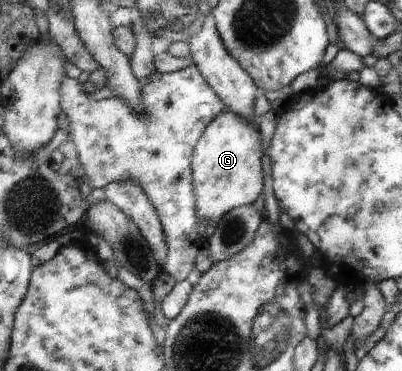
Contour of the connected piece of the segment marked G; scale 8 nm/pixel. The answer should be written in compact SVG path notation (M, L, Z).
M224 110L204 128L192 154L191 168L194 178L192 185L198 199L197 212L201 217L202 233L205 236L213 235L218 228L218 223L235 206L252 205L257 198L260 198L259 194L263 190L261 158L264 154L265 151L261 148L261 136L257 132L257 126L253 128L251 122L237 116L234 112Z

